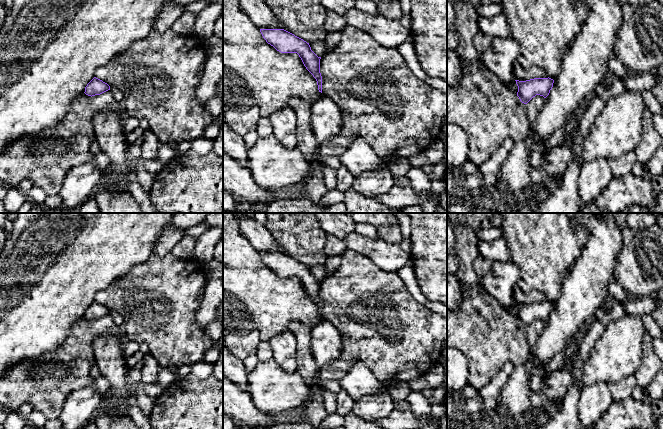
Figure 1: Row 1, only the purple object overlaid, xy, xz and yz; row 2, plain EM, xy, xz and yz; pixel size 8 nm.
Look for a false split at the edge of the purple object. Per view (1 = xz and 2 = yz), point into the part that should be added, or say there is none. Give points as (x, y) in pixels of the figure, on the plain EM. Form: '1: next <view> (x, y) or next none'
1: next none
2: next none

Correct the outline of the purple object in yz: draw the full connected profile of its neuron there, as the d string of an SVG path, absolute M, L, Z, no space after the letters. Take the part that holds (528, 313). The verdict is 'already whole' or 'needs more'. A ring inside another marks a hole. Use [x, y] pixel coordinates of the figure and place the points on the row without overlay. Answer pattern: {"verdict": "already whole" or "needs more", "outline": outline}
{"verdict": "already whole", "outline": "M534 302L526 305L515 304L518 310L517 320L520 325L527 328L536 319L546 322L553 311L551 302Z"}

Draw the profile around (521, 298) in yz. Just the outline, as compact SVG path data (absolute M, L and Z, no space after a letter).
M518 284L514 287L513 297L515 304L526 305L534 302L548 302L547 298L537 291L533 291L529 294L524 293Z

